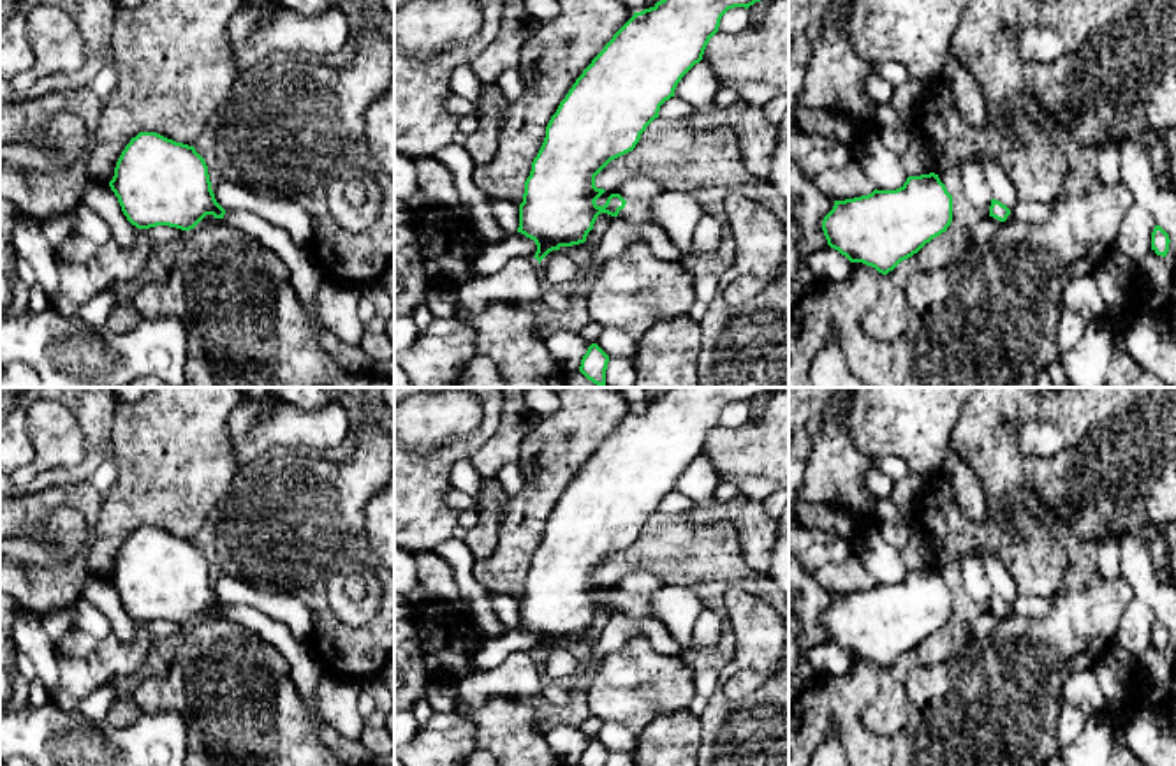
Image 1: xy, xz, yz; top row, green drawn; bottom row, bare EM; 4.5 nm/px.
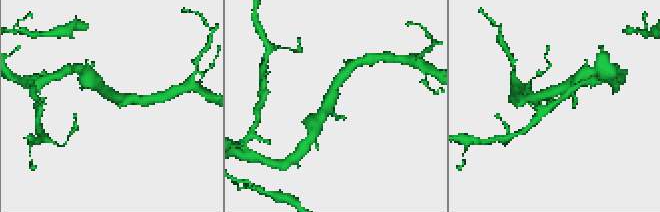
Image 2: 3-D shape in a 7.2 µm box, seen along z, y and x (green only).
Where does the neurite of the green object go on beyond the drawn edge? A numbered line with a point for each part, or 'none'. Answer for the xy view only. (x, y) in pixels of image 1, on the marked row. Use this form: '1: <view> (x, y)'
1: xy (305, 273)

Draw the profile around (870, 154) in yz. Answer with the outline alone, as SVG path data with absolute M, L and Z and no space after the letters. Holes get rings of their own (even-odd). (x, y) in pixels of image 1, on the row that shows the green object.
M868 132L852 146L854 164L873 181L877 190L896 190L907 181L900 157L889 151L877 132Z

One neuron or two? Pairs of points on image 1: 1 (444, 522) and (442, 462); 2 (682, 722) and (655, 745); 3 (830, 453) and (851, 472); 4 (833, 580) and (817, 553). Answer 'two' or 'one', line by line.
1: one
2: one
3: one
4: two

